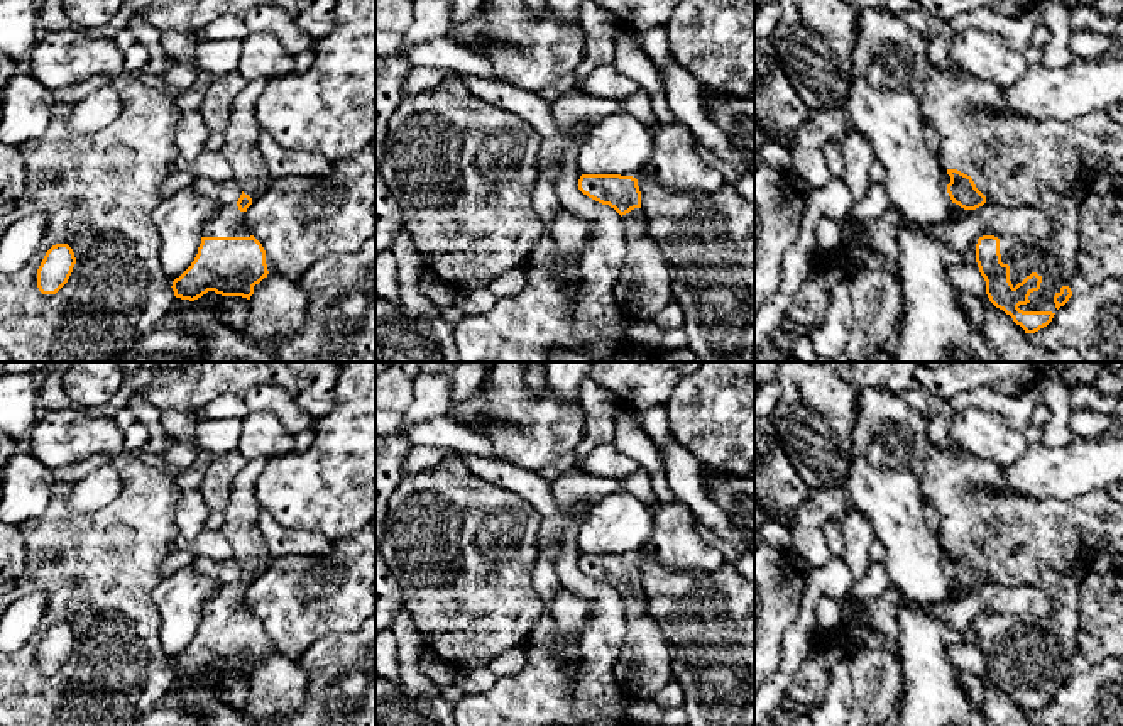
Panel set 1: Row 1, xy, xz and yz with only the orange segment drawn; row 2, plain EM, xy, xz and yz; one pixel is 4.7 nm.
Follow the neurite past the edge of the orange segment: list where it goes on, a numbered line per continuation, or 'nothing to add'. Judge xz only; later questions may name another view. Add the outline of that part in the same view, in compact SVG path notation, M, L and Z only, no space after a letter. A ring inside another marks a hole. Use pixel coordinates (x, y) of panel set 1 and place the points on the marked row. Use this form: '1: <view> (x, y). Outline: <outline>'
1: xz (643, 288). Outline: M643 208L622 215L627 261L614 284L622 316L651 322L671 301L671 278L660 245L649 237Z

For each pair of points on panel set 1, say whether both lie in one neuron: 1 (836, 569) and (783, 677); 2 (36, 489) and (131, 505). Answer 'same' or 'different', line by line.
1: same
2: different

